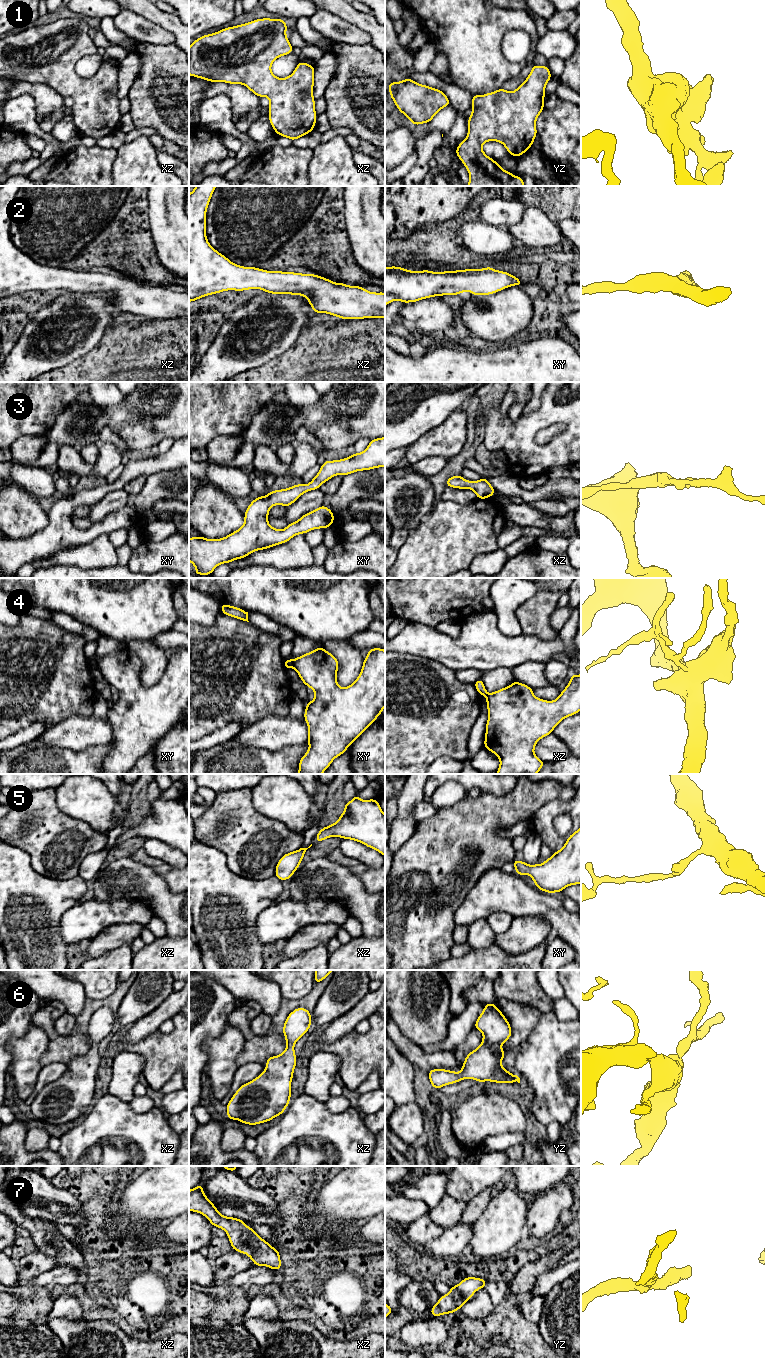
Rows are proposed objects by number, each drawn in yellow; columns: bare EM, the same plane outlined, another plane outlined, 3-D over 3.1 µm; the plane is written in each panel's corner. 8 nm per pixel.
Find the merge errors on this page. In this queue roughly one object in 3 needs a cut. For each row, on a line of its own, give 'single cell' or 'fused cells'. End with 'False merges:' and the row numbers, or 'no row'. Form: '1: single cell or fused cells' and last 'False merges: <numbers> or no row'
1: single cell
2: single cell
3: single cell
4: fused cells
5: single cell
6: single cell
7: single cell
False merges: 4

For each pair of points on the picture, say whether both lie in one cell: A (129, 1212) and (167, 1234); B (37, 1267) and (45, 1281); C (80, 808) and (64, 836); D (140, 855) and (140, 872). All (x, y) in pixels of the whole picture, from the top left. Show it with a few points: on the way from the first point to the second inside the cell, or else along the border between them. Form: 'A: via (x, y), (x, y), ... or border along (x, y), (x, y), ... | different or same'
A: border along (178, 1217), (159, 1225), (147, 1234) | different
B: border along (58, 1265), (44, 1270), (34, 1277) | different
C: border along (56, 803), (65, 814), (85, 821), (94, 830) | different
D: border along (129, 856), (149, 865), (160, 876) | different

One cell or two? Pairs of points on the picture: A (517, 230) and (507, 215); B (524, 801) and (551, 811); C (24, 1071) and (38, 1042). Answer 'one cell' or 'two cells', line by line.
A: two cells
B: two cells
C: one cell

